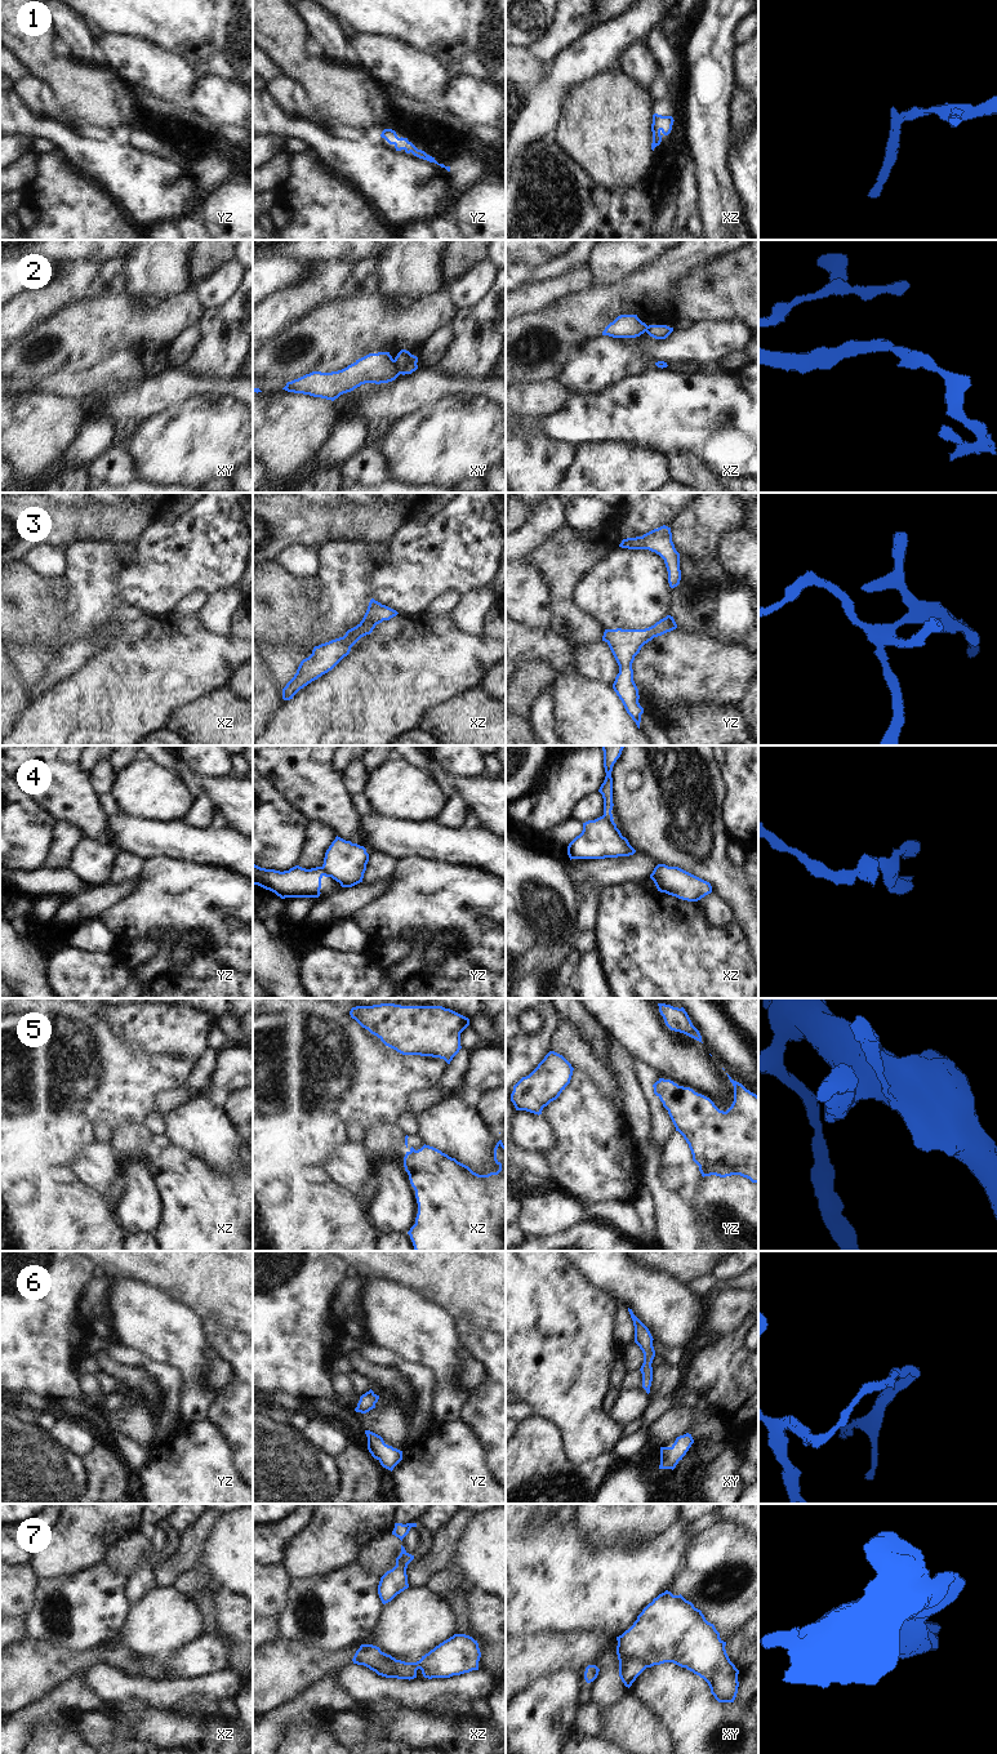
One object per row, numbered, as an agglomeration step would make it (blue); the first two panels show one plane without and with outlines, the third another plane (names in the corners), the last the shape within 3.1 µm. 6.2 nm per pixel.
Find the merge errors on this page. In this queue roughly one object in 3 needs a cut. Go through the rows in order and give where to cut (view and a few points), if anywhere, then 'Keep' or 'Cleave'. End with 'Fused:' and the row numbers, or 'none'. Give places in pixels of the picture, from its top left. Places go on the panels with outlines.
1: No split. Keep
2: Split along xy (392, 360), (400, 373). Cleave
3: No split. Keep
4: Split along yz (323, 866), (321, 875). Cleave
5: Split along yz (657, 1081), (659, 1095). Cleave
6: No split. Keep
7: Split along xy (619, 1660), (639, 1660), (648, 1666). Cleave
Fused: 2, 4, 5, 7.

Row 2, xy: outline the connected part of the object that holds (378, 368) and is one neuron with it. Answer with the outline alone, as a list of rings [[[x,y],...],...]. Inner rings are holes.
[[[378,352],[369,353],[338,371],[312,371],[288,382],[282,389],[334,401],[361,384],[388,383],[399,375],[400,373],[390,352]]]

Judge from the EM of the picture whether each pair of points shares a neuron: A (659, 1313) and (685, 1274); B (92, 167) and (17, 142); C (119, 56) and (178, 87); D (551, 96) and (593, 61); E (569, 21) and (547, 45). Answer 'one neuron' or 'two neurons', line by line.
A: two neurons
B: two neurons
C: one neuron
D: one neuron
E: one neuron

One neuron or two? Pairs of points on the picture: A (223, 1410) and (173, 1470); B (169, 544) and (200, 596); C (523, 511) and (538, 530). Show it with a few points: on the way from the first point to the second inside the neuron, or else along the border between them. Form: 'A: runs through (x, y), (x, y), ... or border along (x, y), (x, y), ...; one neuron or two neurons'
A: border along (207, 1418), (223, 1436), (230, 1448); two neurons
B: border along (209, 595), (200, 590), (194, 590), (172, 608); two neurons
C: border along (534, 506), (534, 512), (519, 529); two neurons

